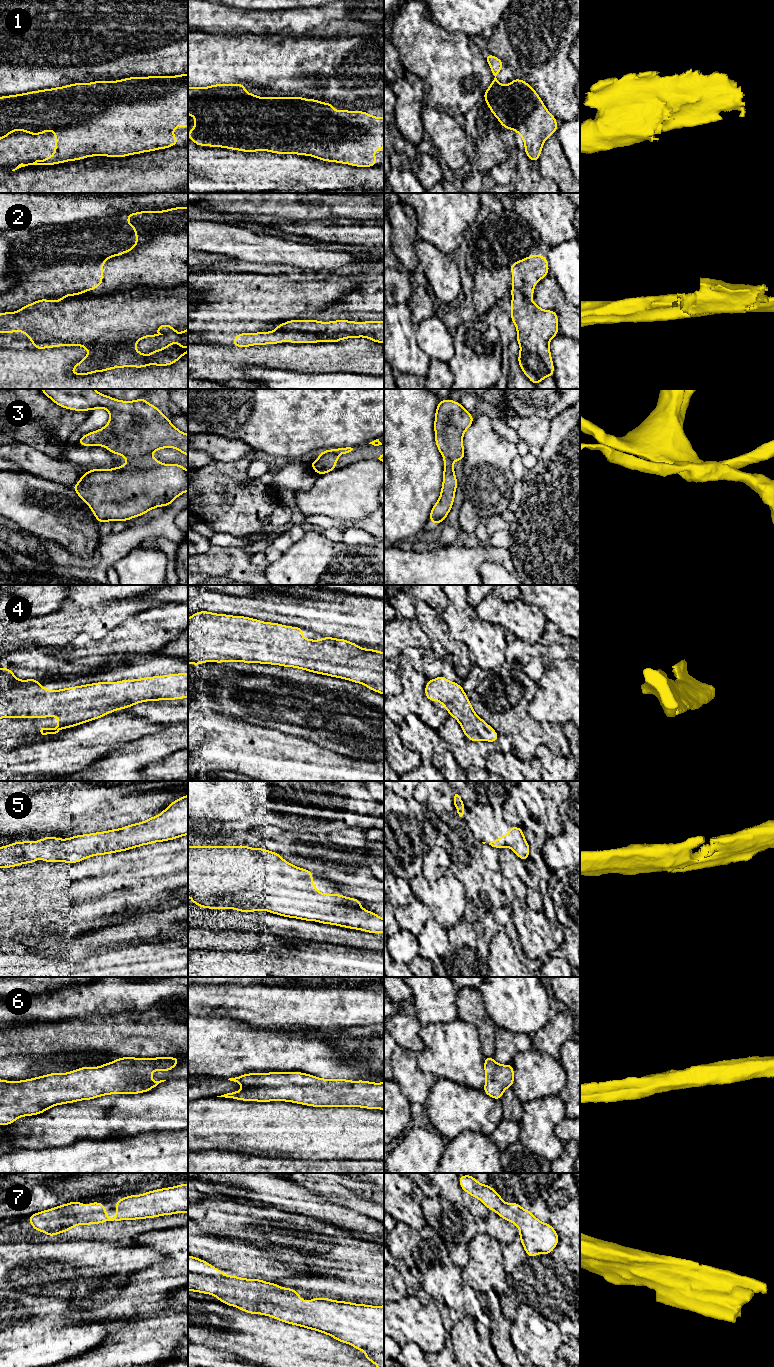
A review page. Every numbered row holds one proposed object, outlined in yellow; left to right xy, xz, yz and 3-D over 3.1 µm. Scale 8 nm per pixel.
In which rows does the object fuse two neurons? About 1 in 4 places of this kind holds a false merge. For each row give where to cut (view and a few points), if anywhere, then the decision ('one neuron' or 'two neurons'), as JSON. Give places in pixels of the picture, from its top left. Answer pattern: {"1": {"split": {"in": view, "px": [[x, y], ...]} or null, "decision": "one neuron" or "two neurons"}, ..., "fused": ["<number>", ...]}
{"1": {"split": null, "decision": "one neuron"}, "2": {"split": {"in": "xy", "px": [[187, 282], [74, 294], [58, 301]]}, "decision": "two neurons"}, "3": {"split": {"in": "xy", "px": [[149, 454], [128, 461]]}, "decision": "two neurons"}, "4": {"split": null, "decision": "one neuron"}, "5": {"split": null, "decision": "one neuron"}, "6": {"split": null, "decision": "one neuron"}, "7": {"split": null, "decision": "one neuron"}, "fused": ["2", "3"]}

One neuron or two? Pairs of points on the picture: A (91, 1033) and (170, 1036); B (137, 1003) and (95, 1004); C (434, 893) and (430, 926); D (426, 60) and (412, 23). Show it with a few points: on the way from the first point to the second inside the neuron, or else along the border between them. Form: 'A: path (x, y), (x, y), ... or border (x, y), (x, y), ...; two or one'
A: path (111, 1033), (150, 1034); one
B: path (127, 1003), (105, 1003); one
C: border (432, 918), (447, 930); two
D: path (426, 51), (413, 38), (412, 32); one

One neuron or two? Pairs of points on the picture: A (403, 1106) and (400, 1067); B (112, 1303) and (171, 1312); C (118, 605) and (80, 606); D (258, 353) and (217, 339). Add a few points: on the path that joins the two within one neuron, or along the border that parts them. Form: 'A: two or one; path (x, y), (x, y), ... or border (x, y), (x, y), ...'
A: two; border (402, 1092), (411, 1103)
B: two; border (158, 1312), (145, 1317), (134, 1318)
C: one; path (109, 605), (89, 606)
D: two; border (209, 343), (232, 347)

